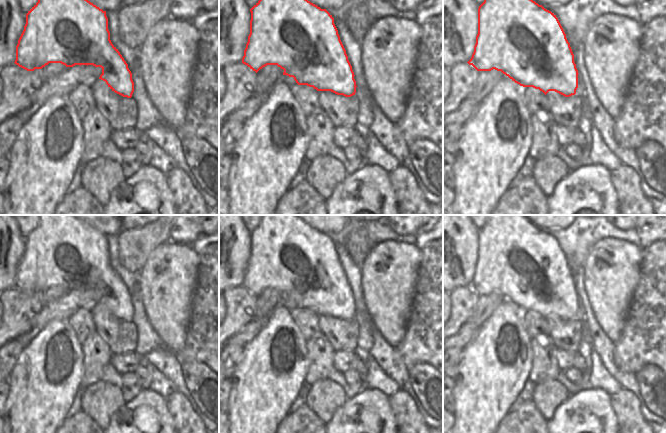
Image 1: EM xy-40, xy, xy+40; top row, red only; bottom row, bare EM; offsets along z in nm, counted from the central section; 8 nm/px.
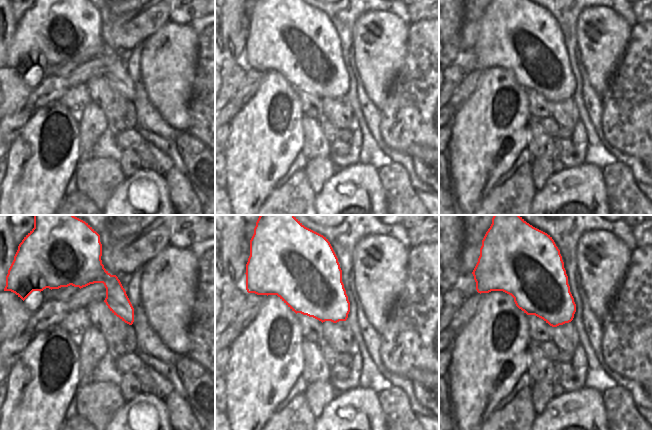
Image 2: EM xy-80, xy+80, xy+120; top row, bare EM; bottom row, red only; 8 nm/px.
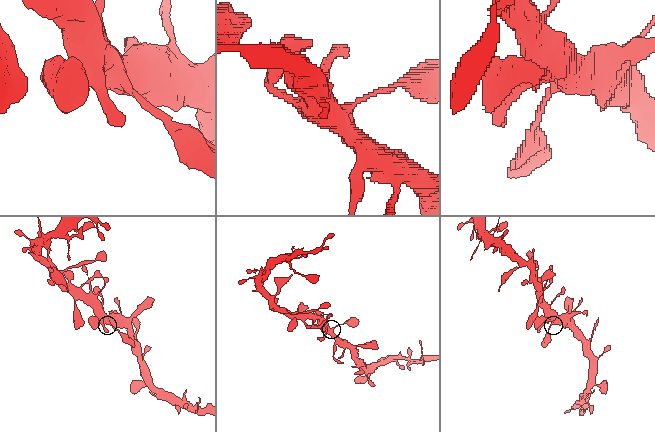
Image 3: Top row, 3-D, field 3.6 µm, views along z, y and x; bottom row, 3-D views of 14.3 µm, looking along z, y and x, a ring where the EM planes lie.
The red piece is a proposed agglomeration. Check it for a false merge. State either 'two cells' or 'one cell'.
one cell

